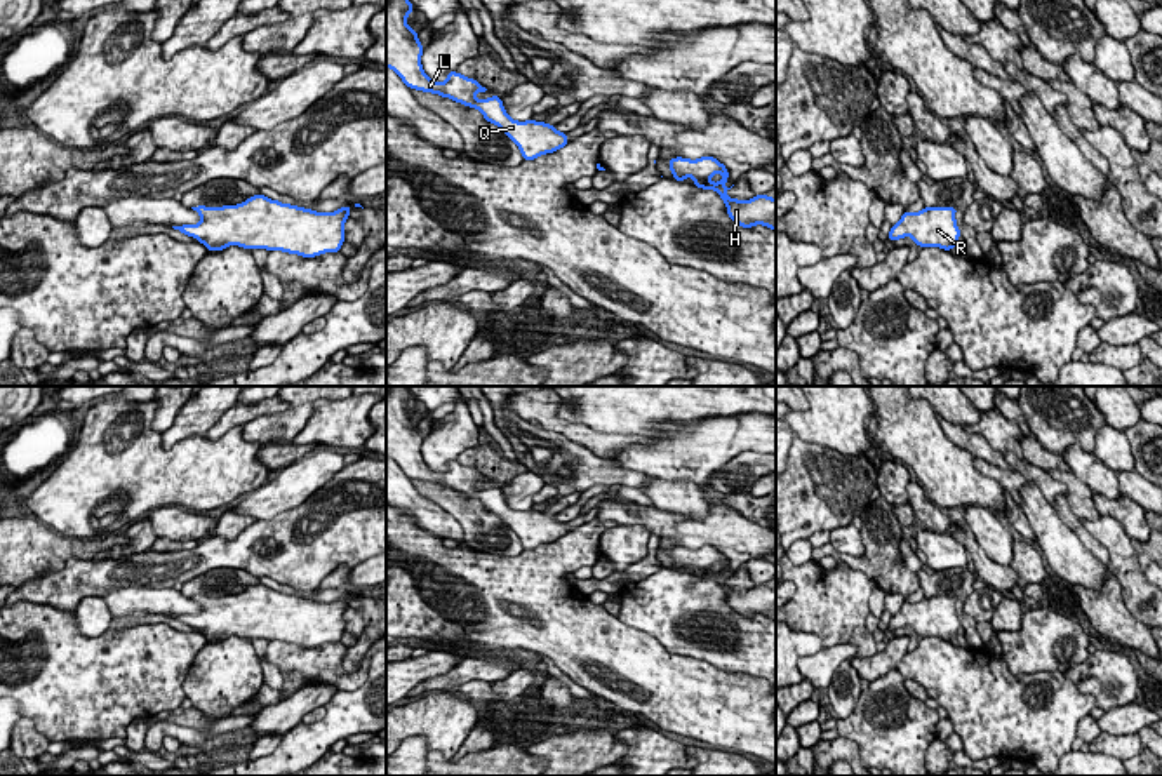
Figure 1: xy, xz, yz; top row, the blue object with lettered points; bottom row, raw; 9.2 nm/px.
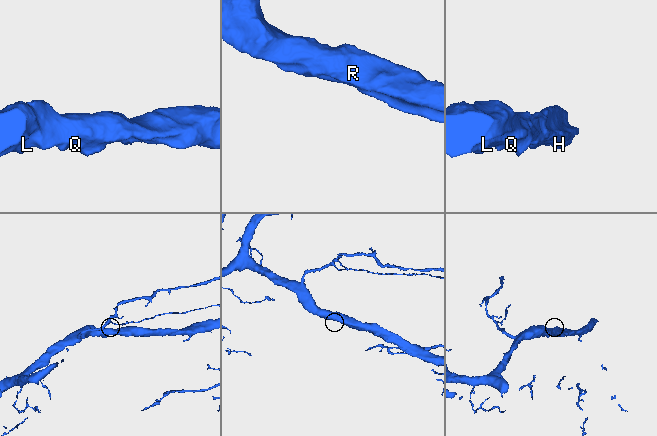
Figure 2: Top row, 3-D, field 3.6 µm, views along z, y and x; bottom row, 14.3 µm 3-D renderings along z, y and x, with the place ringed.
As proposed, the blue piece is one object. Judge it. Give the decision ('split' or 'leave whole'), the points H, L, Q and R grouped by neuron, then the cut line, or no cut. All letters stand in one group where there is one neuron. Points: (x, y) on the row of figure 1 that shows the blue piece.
leave whole | H L Q R | no cut

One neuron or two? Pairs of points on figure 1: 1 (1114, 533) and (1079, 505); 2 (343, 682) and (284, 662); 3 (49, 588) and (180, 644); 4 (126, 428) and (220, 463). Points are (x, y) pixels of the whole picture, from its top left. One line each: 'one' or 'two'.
1: two
2: one
3: two
4: one

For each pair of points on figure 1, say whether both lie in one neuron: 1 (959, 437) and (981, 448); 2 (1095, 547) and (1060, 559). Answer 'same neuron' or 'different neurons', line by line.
1: same neuron
2: different neurons

